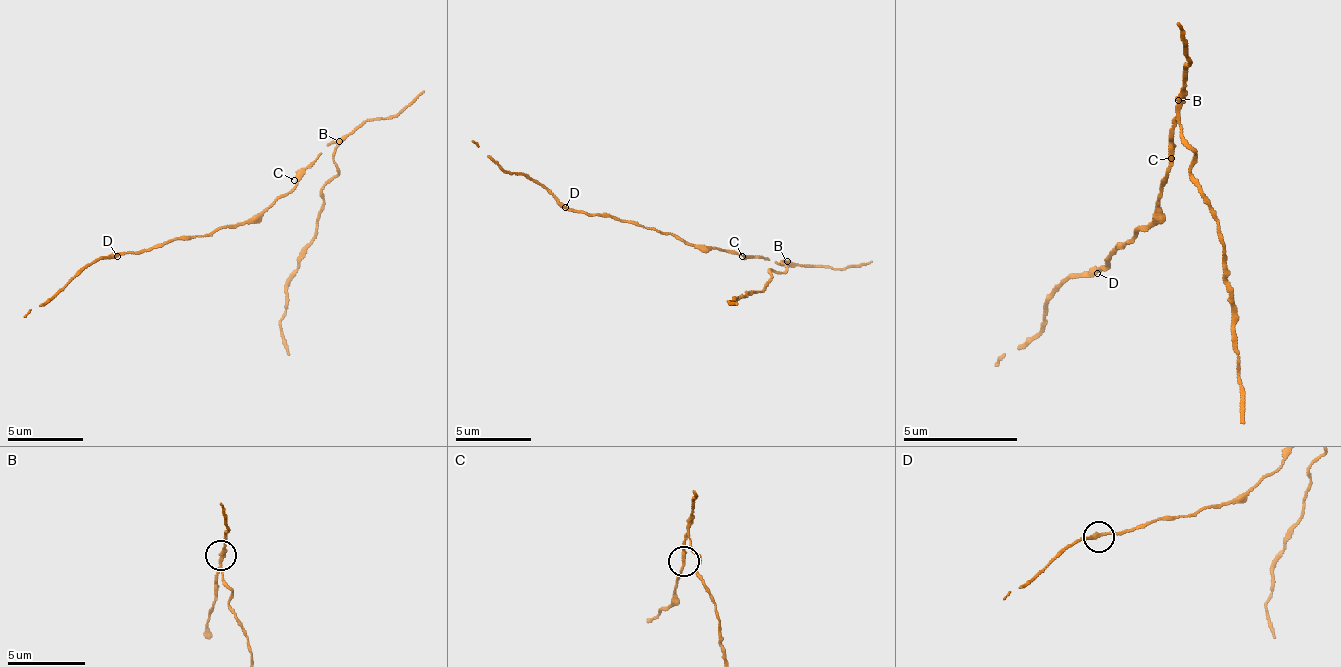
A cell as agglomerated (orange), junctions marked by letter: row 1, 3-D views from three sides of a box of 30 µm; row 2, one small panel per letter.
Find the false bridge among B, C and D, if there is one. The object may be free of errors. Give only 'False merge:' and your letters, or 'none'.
False merge: B

